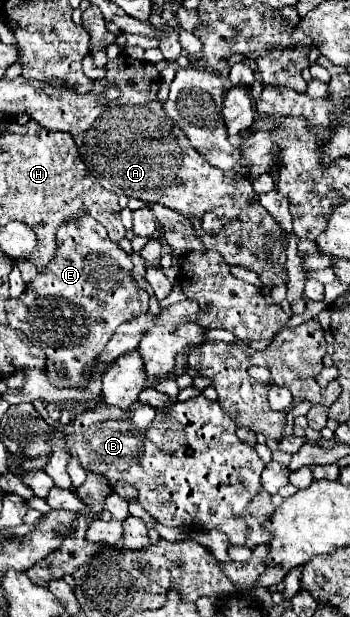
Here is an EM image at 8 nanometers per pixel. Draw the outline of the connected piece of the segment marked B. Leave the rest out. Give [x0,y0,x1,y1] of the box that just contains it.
[50,396,274,548]

